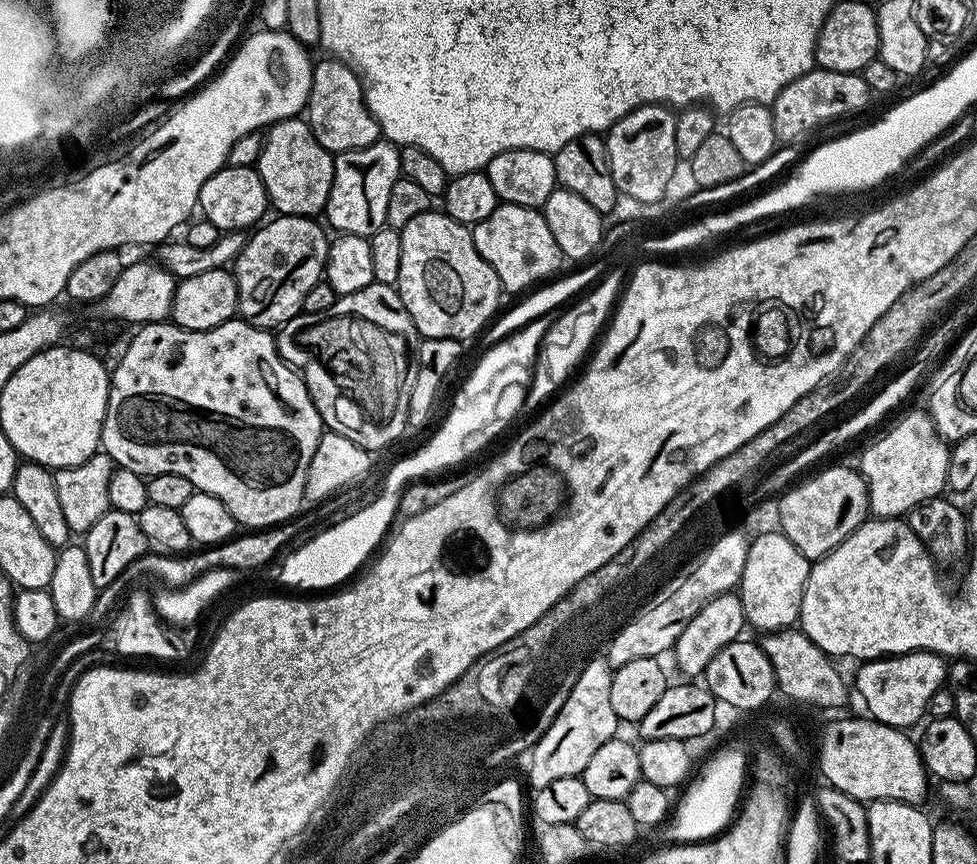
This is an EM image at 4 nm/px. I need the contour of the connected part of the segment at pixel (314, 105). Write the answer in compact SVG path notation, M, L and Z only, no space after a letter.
M335 58L318 60L312 69L311 96L306 116L318 144L333 154L372 145L381 139L378 122L365 104L360 80L349 67Z

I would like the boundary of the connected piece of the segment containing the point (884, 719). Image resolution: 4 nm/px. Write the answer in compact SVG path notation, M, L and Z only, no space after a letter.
M922 651L905 652L903 656L885 656L879 660L865 660L857 668L860 669L856 672L854 692L864 699L864 704L868 707L867 715L879 724L912 730L916 723L919 725L928 716L934 690L945 687L949 665L945 657L935 652Z

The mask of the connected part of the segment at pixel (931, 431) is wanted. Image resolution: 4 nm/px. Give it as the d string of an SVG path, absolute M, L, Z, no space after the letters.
M927 411L906 413L860 456L858 471L868 483L871 515L876 518L904 518L914 506L937 499L948 486L949 451L949 445L938 434Z

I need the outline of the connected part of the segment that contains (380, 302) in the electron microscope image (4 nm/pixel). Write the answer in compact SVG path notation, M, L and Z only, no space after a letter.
M371 284L366 286L366 290L358 290L349 296L341 296L338 300L337 314L321 314L319 312L304 312L299 316L290 318L284 324L281 324L275 333L276 350L280 353L281 358L287 362L304 379L306 390L310 394L310 398L314 402L314 406L318 410L318 414L322 418L325 429L329 432L337 432L342 434L342 438L350 438L350 442L354 442L358 446L367 448L369 452L379 453L379 448L384 448L387 444L392 444L399 438L408 428L408 407L410 406L410 390L414 386L414 378L416 377L416 363L418 360L418 333L414 322L410 318L410 314L406 310L406 306L402 306L402 298L400 293L396 291L391 284Z

